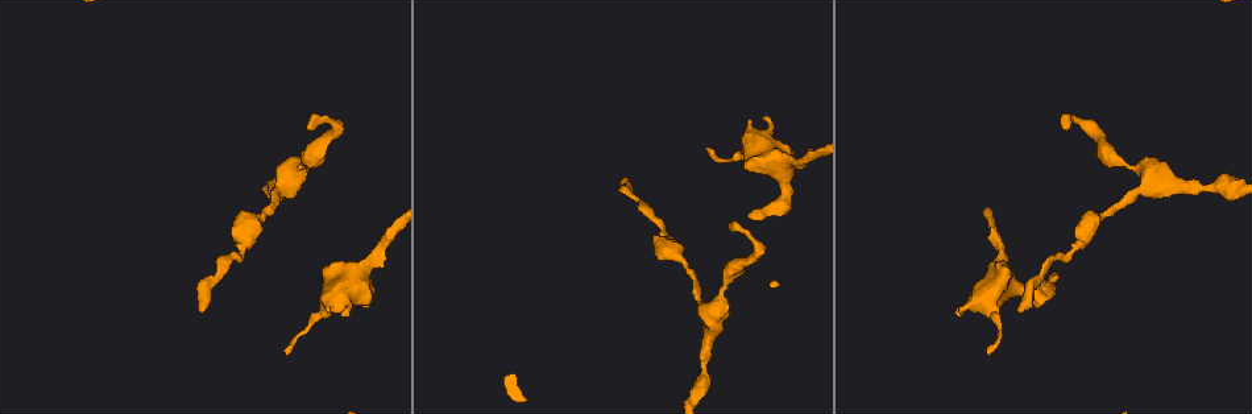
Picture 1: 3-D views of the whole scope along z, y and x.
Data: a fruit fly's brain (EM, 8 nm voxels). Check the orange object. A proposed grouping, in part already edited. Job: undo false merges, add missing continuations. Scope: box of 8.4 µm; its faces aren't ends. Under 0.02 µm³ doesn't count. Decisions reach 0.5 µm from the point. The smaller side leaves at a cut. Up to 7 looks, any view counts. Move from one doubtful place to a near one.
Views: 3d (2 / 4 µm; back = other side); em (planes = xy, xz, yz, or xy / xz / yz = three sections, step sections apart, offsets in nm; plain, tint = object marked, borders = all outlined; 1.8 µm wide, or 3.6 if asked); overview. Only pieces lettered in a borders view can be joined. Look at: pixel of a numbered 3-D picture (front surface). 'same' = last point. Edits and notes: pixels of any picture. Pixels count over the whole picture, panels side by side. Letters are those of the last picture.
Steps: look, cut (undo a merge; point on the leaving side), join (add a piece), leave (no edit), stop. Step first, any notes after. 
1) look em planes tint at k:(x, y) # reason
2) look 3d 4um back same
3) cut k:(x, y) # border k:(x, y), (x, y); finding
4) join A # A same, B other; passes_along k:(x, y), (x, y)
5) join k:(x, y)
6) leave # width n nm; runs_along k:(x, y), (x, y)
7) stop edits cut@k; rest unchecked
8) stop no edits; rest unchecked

look 3d 4um at 1:(1062, 128)

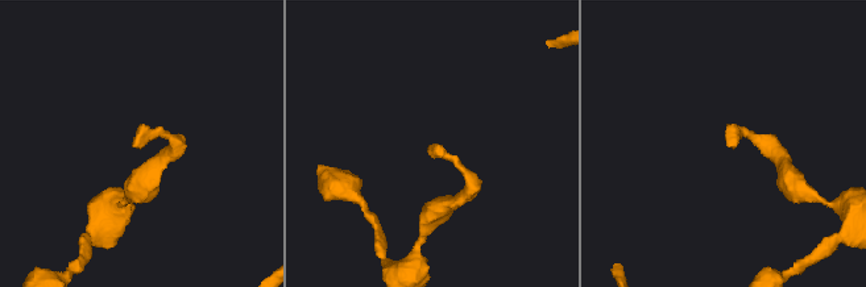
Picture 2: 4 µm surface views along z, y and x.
look em planes borders at 2:(435, 143)

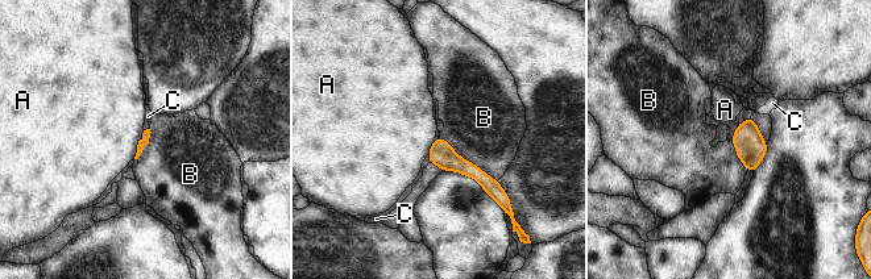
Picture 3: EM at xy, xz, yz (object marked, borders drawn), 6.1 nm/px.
leave # A other, B other, C other; runs_along 3:(435, 145), (498, 190); no lettered piece goes on from it

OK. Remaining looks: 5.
look em yz step 8 borders at 1:(328, 311) # free end

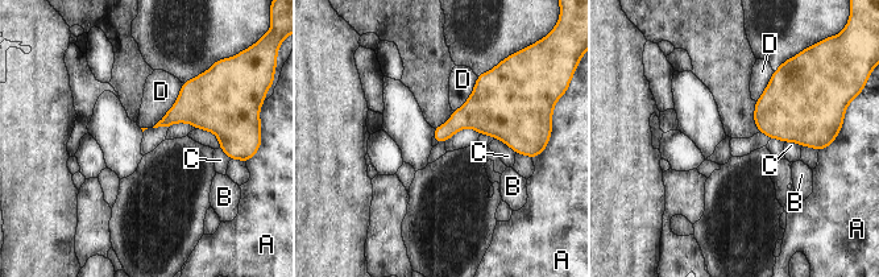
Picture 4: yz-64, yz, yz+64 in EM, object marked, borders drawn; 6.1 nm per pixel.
look em planes borders same

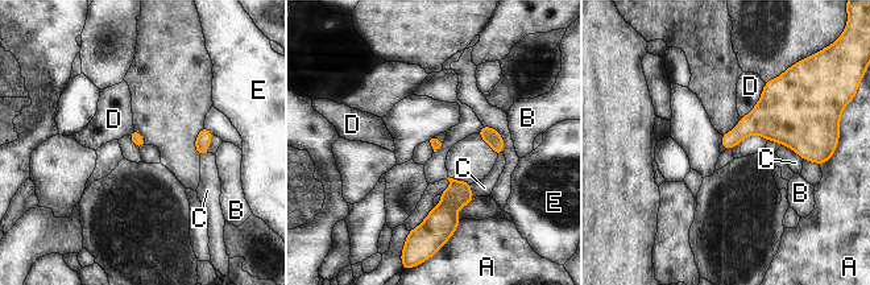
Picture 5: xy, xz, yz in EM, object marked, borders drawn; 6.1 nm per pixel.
leave # A other, B other, C other, D other, E other; border 5:(765, 83), (757, 104), (741, 118); no lettered piece goes on from it

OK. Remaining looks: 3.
look em xz step 16 borders at 1:(200, 312) # long arm stops here

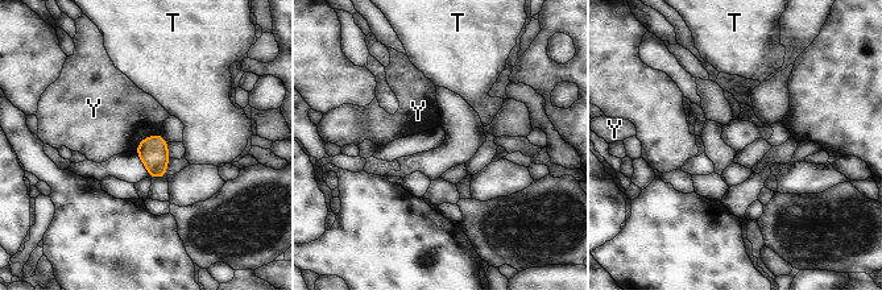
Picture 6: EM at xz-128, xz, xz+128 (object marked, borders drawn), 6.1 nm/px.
look em planes borders same

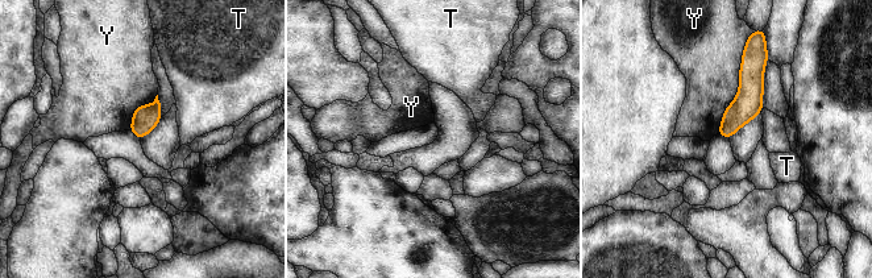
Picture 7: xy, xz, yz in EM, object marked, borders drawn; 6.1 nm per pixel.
leave # width 160 nm; T other, Y other; border 7:(743, 49), (739, 88), (717, 133); none of them fits

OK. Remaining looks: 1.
stop no edits; rest unchecked

